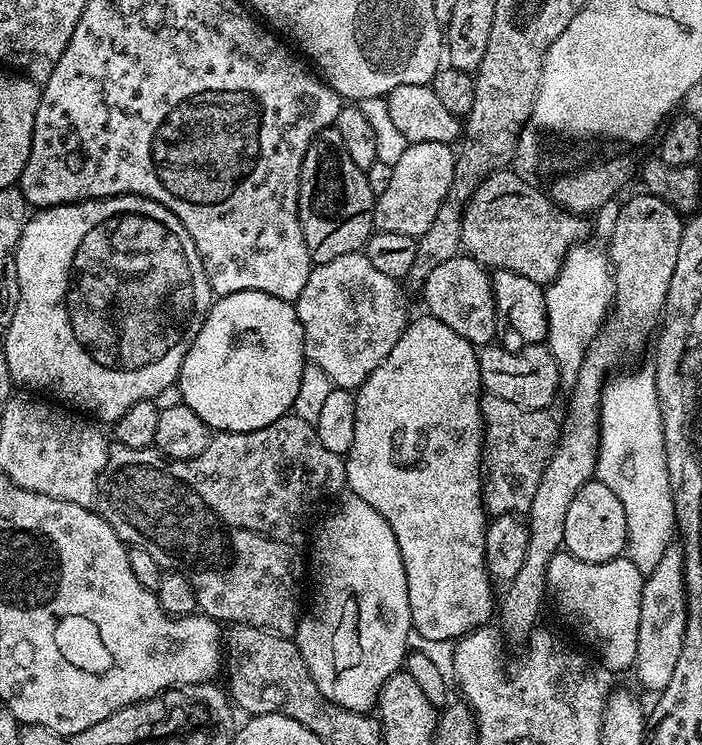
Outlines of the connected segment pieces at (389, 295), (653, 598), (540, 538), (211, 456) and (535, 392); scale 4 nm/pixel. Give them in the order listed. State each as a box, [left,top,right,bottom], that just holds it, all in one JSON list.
[[294,251,410,390],[634,546,686,694],[498,194,684,637],[98,414,346,637],[479,342,562,409]]

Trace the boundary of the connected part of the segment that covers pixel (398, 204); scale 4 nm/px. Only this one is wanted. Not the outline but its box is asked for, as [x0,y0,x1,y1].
[372,142,457,238]

